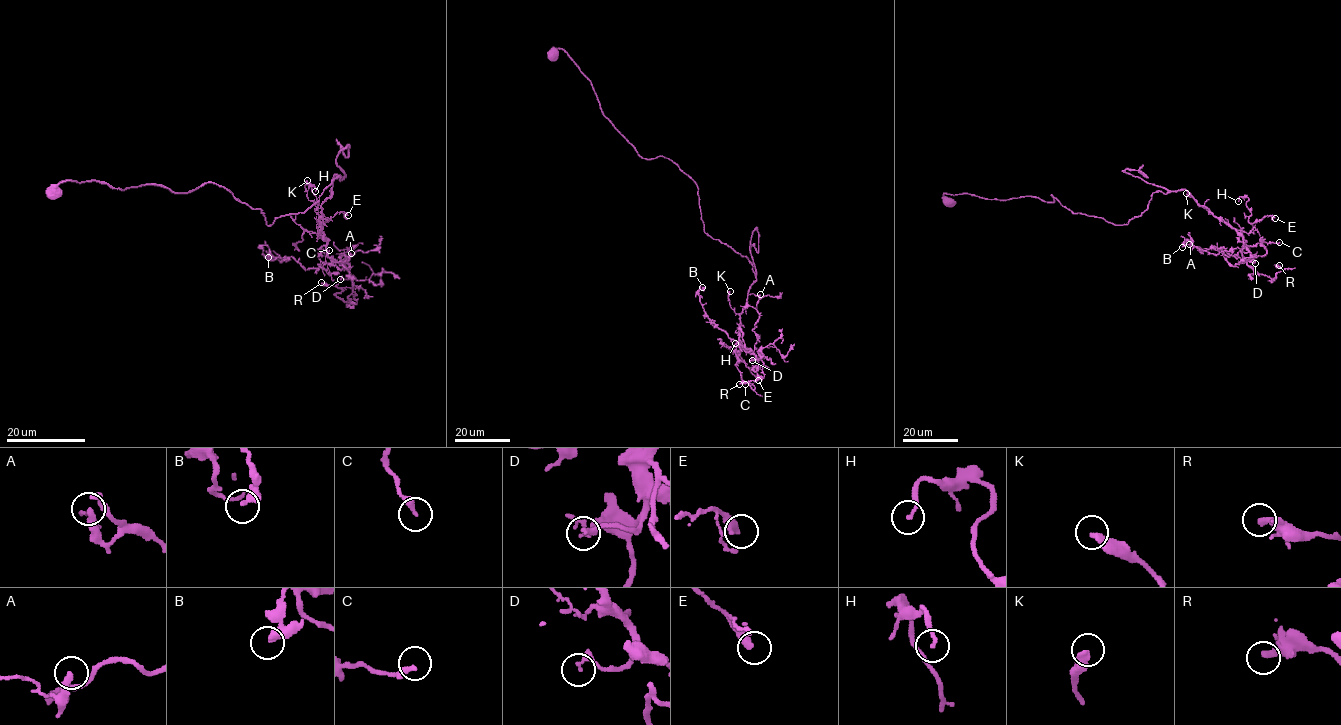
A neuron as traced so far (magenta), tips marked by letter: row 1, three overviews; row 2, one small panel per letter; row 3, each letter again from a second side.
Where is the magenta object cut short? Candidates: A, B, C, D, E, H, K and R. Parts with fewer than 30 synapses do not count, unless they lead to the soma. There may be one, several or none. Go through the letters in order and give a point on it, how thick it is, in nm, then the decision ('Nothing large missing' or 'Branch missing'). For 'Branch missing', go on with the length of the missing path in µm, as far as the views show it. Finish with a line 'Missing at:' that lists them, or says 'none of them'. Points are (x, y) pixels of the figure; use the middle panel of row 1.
A: Place: (760, 294). Thickness 320 nm. Nothing large missing
B: Place: (702, 287). Thickness 340 nm. Nothing large missing
C: Place: (745, 384). Thickness 240 nm. Nothing large missing
D: Place: (752, 360). Thickness 200 nm. Nothing large missing
E: Place: (758, 380). Thickness 420 nm. Nothing large missing
H: Place: (735, 343). Thickness 140 nm. Nothing large missing
K: Place: (730, 291). Thickness 360 nm. Nothing large missing
R: Place: (739, 384). Thickness 360 nm. Nothing large missing
Missing at: none of them

